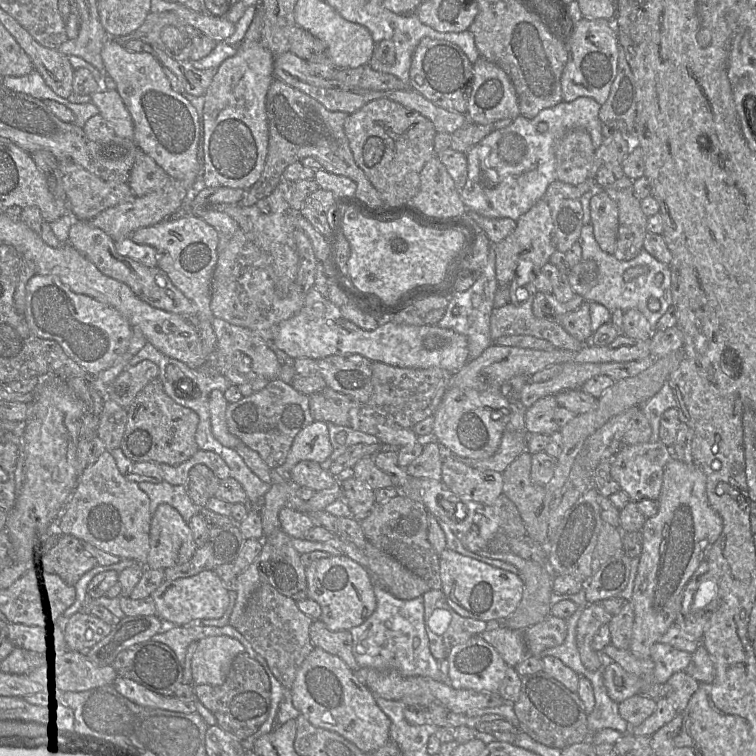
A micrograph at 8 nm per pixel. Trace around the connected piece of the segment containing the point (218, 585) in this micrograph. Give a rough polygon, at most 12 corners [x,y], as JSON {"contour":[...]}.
{"contour":[[215,570],[165,580],[151,597],[170,626],[220,618],[229,590]]}

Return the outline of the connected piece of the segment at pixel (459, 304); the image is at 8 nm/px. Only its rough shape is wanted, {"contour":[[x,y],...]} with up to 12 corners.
{"contour":[[495,251],[475,283],[449,298],[437,326],[467,337],[469,360],[492,344]]}

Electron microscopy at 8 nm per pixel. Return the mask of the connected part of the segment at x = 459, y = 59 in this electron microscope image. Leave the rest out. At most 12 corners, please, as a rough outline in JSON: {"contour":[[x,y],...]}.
{"contour":[[423,38],[409,87],[466,114],[473,64],[456,44]]}

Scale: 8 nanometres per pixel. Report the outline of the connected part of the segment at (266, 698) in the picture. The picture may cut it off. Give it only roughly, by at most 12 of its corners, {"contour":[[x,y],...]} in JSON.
{"contour":[[247,652],[222,685],[195,686],[240,741],[269,715],[271,682]]}

